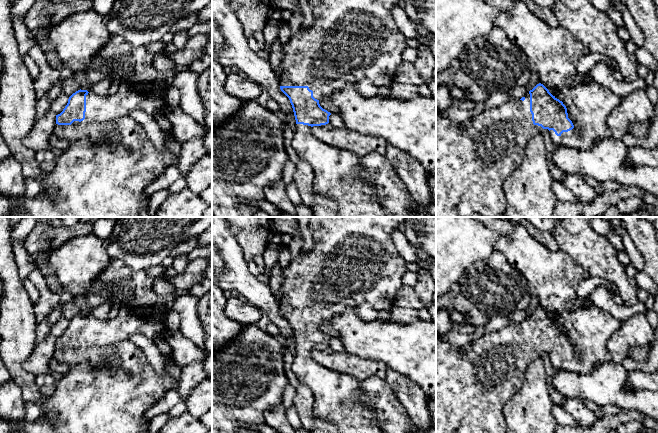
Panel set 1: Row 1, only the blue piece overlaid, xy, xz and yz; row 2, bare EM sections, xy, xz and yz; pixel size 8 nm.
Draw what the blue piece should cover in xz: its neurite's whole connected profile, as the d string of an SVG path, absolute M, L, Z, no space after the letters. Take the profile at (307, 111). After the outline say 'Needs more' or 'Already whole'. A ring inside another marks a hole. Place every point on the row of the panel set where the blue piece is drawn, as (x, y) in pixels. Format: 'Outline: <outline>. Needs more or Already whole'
Outline: M308 0L314 21L305 32L292 34L282 47L281 73L277 76L281 91L289 98L293 108L296 129L292 147L299 159L307 162L314 170L314 190L334 201L338 206L338 217L386 217L378 201L377 191L362 166L362 156L326 145L312 133L313 126L329 123L330 112L323 109L319 101L346 86L361 80L369 80L377 87L392 84L398 67L402 64L402 53L408 47L406 37L397 27L392 15L393 8L402 0Z. Needs more

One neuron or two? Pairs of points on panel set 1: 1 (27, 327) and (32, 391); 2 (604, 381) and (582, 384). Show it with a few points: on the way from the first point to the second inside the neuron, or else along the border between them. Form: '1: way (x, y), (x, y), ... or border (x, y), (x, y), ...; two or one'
1: way (18, 343), (18, 373), (20, 375); one
2: way (599, 384), (587, 384); one

